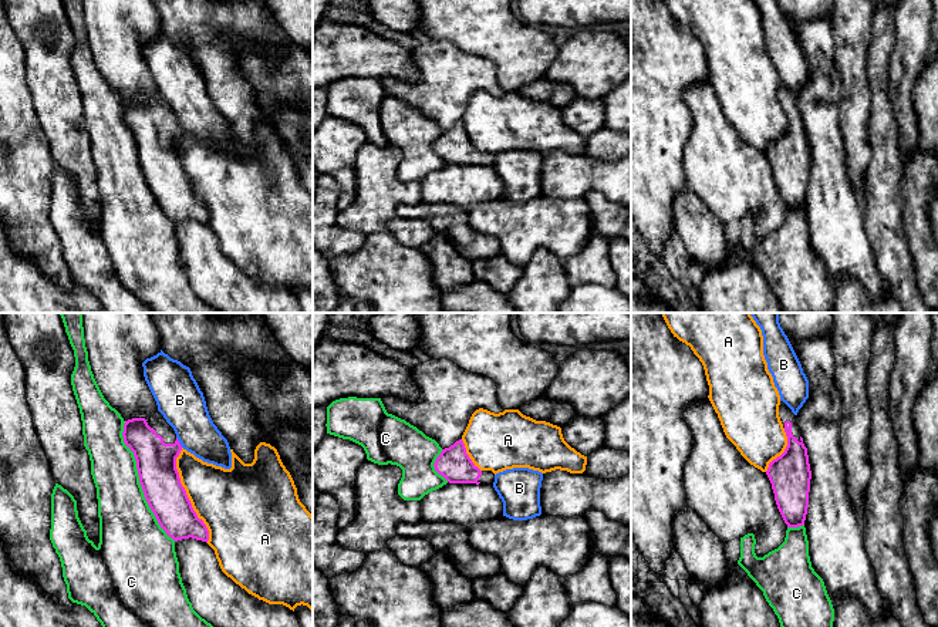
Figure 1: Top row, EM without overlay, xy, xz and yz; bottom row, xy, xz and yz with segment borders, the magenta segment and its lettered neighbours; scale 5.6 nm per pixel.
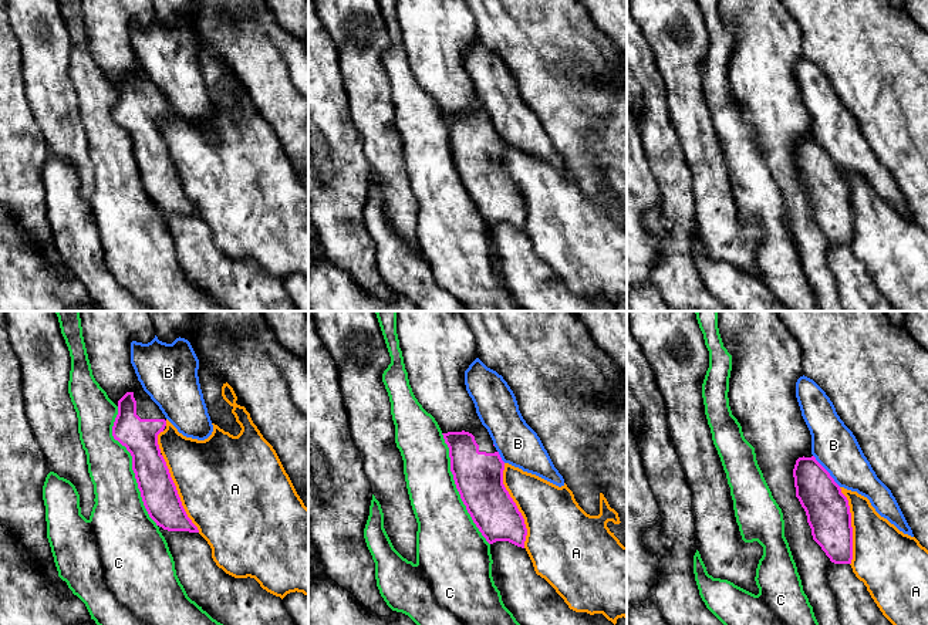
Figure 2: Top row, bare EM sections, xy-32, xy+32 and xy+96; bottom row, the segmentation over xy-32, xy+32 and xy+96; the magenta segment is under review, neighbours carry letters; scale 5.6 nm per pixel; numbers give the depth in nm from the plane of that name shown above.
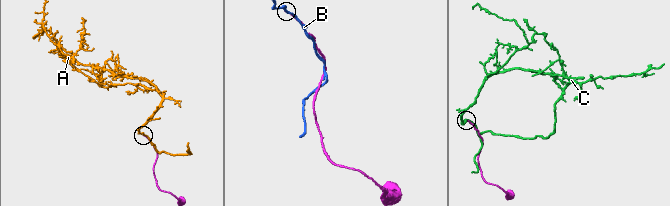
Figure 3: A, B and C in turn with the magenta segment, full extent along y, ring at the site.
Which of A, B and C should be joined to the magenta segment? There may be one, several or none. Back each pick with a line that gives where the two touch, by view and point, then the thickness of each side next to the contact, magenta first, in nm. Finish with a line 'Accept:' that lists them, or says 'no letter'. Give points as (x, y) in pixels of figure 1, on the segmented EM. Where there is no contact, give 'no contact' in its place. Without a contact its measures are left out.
Accept: no letter

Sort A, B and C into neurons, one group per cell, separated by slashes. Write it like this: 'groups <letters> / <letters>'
groups A B / C

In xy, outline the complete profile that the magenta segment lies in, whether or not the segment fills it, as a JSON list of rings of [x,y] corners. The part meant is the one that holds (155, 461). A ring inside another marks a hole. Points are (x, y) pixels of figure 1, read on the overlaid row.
[[[159,411],[124,424],[124,442],[134,452],[139,483],[158,523],[175,540],[179,573],[193,610],[213,627],[300,627],[293,610],[283,604],[269,604],[249,594],[227,577],[207,545],[209,530],[198,518],[180,483],[176,458],[182,451],[173,428]]]

